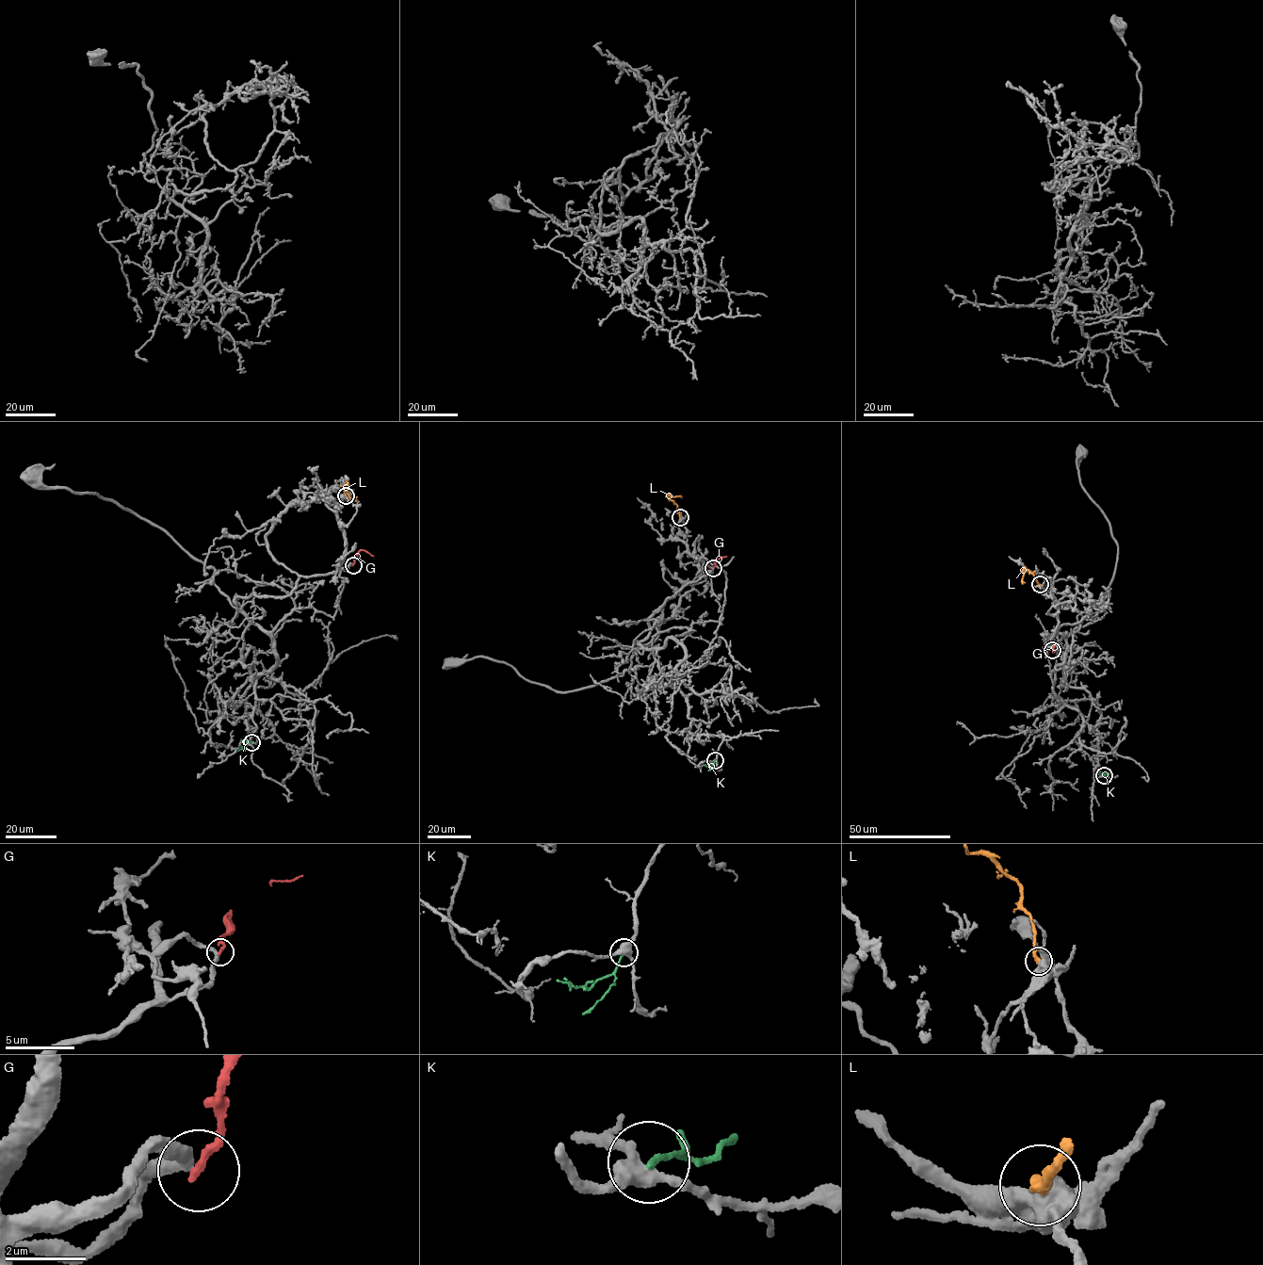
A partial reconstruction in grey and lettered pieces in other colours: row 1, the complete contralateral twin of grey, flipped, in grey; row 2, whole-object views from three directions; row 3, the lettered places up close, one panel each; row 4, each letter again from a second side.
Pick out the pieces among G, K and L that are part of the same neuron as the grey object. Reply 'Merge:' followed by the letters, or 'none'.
Merge: none

